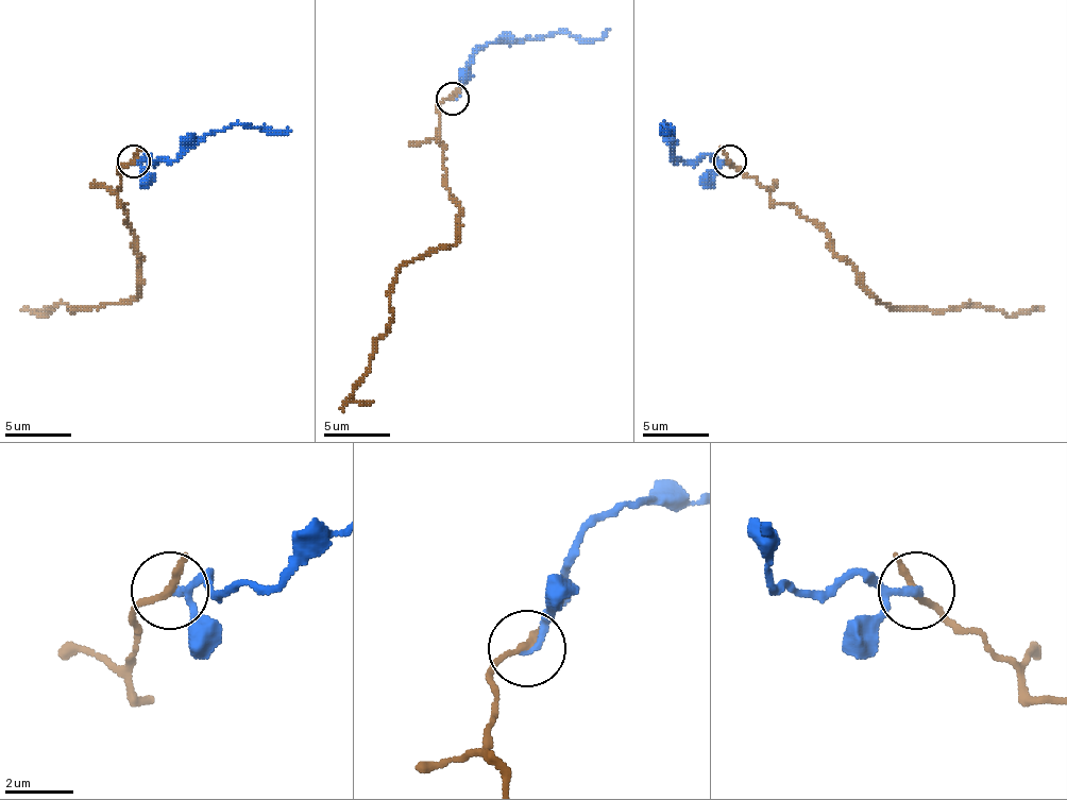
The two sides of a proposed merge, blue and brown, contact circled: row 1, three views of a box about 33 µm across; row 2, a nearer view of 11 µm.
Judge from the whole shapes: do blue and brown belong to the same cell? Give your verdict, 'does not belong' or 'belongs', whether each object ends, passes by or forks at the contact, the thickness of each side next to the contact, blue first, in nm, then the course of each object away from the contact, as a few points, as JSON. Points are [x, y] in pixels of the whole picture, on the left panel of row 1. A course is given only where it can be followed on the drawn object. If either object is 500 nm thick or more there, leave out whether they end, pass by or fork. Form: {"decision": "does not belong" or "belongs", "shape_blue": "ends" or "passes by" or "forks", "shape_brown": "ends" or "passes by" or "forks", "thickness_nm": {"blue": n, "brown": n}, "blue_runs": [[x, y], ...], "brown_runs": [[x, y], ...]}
{"decision": "does not belong", "shape_blue": "passes by", "shape_brown": "passes by", "thickness_nm": {"blue": 140, "brown": 180}, "blue_runs": [[134, 160], [148, 154], [151, 160], [171, 160], [204, 137], [234, 124], [290, 131]], "brown_runs": [[134, 160], [118, 193], [140, 257], [137, 293], [71, 310], [61, 304], [45, 317], [34, 310], [54, 310]]}

